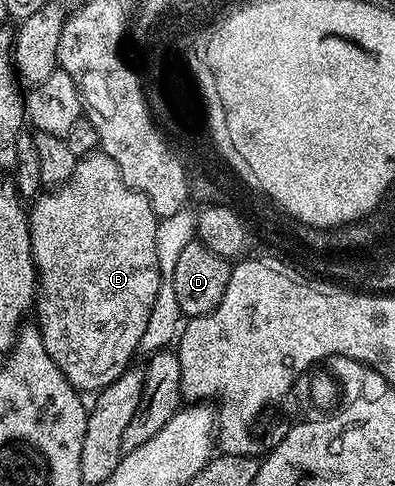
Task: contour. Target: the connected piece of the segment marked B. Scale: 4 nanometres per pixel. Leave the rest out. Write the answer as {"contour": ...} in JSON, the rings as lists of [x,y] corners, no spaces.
{"contour":[[[92,152],[77,161],[74,172],[66,181],[59,183],[47,194],[41,193],[39,197],[31,203],[30,217],[28,219],[28,231],[32,237],[32,260],[36,263],[36,277],[38,285],[34,299],[35,321],[40,327],[42,344],[58,364],[58,368],[70,380],[70,384],[81,392],[99,392],[105,390],[111,382],[118,380],[125,370],[129,369],[131,360],[140,350],[142,332],[146,332],[146,324],[150,320],[150,308],[154,308],[154,300],[160,294],[160,265],[158,264],[158,248],[156,247],[156,224],[157,216],[152,210],[152,205],[148,202],[145,194],[140,194],[126,184],[126,180],[120,175],[118,164],[110,160],[110,156],[103,152]]]}

